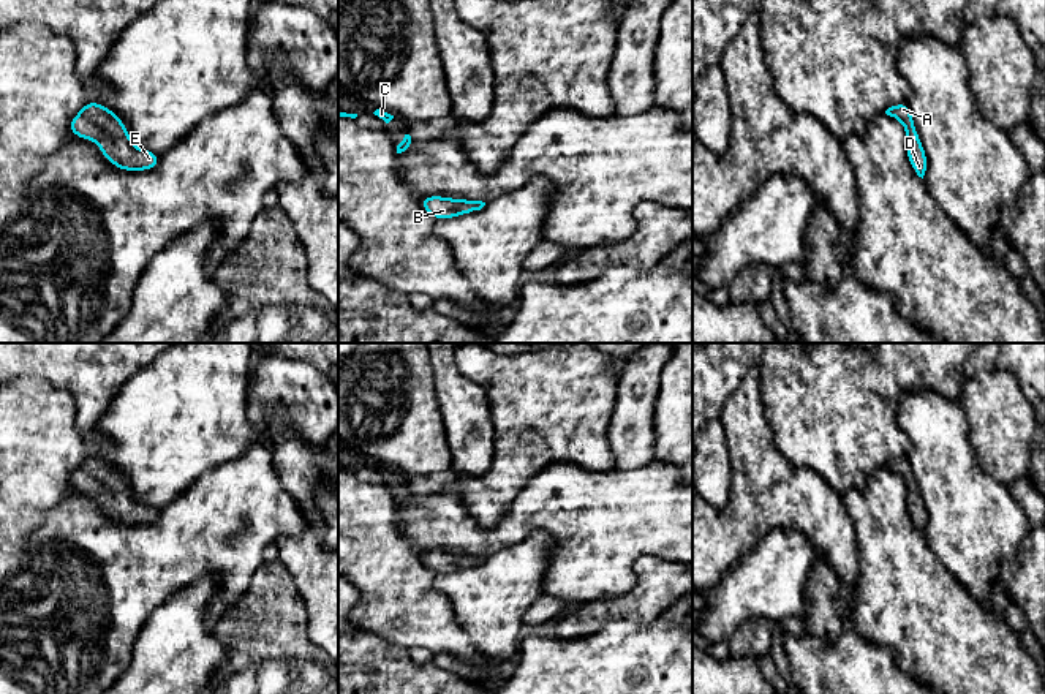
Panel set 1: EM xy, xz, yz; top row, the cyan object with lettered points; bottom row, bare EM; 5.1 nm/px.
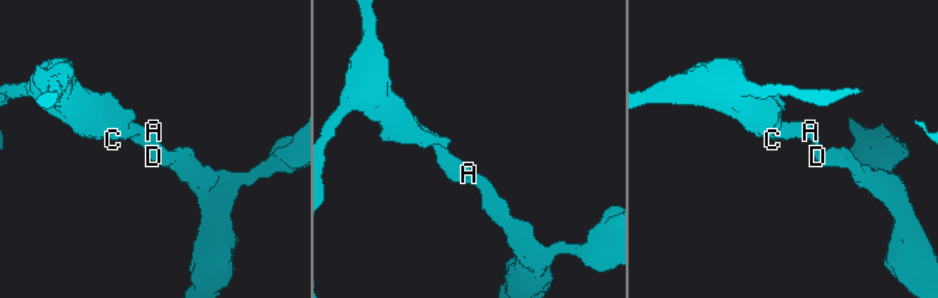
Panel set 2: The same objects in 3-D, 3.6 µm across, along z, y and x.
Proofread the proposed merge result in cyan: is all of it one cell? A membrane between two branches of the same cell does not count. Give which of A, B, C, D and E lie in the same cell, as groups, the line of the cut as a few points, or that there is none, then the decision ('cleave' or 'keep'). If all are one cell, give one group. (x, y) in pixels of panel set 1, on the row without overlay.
groups A B C D E; cut none; keep

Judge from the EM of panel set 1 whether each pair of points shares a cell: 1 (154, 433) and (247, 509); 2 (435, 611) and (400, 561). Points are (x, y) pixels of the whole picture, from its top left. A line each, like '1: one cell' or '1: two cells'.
1: two cells
2: one cell

